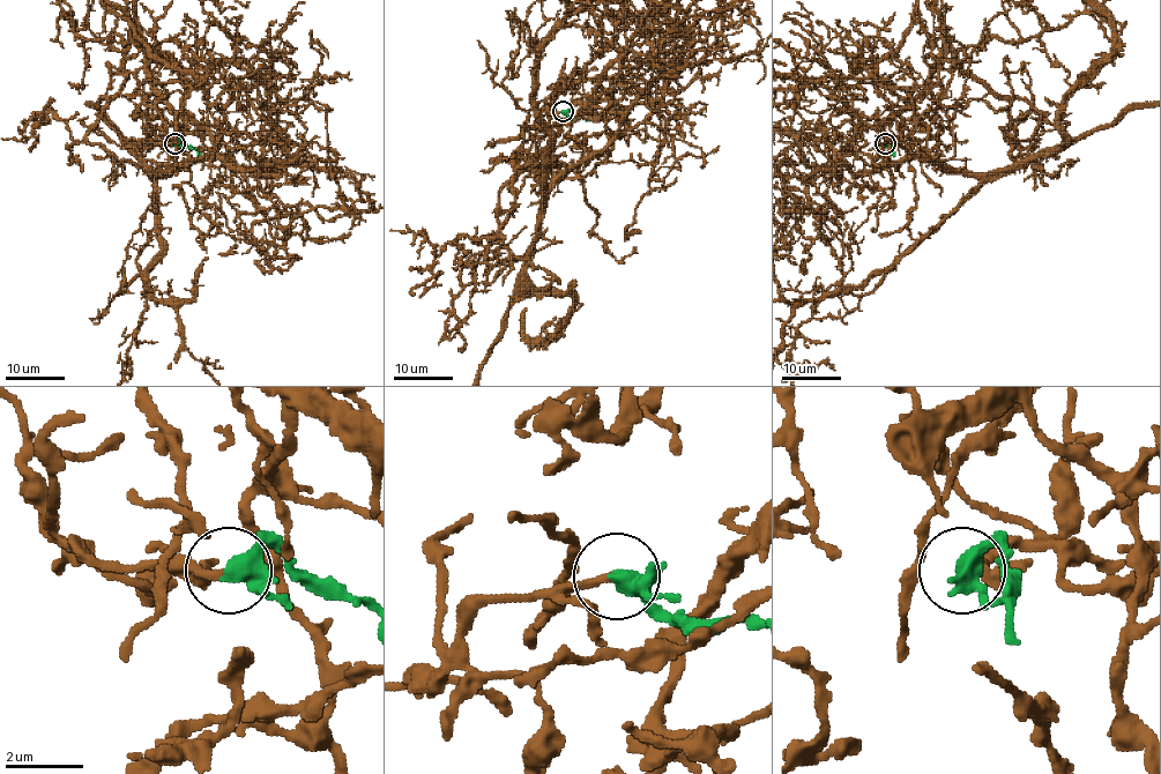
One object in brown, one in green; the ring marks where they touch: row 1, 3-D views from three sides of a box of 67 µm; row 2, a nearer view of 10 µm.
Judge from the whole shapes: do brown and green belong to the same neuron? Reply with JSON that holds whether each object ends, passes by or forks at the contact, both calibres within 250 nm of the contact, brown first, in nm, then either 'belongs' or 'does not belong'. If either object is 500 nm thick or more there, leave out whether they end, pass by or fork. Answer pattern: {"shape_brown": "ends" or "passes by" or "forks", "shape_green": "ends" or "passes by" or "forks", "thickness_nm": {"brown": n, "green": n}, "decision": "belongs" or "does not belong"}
{"shape_brown": "ends", "shape_green": "forks", "thickness_nm": {"brown": 200, "green": 340}, "decision": "belongs"}

